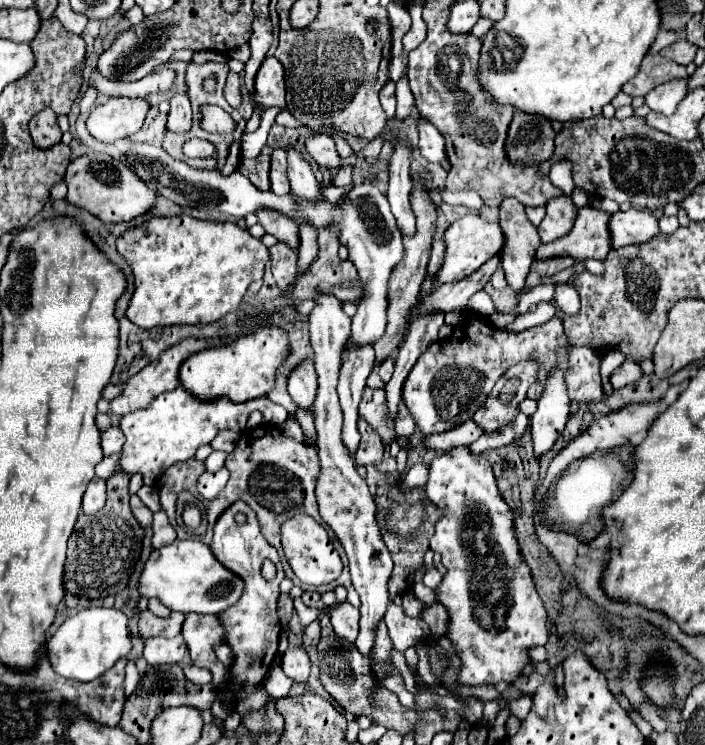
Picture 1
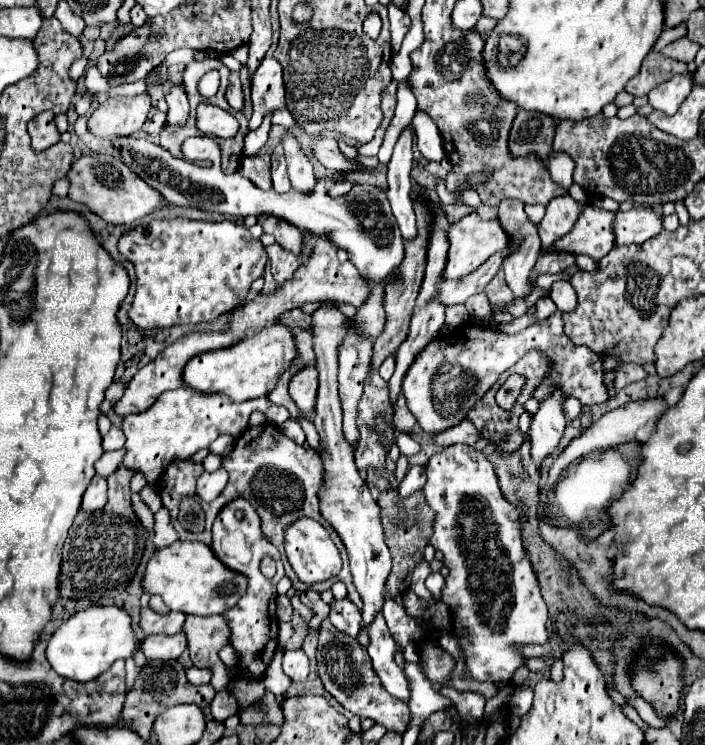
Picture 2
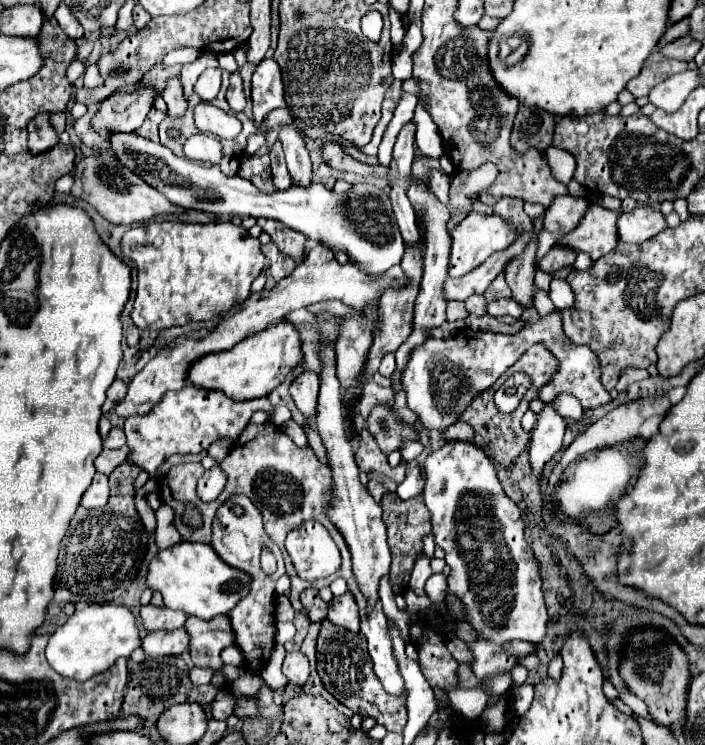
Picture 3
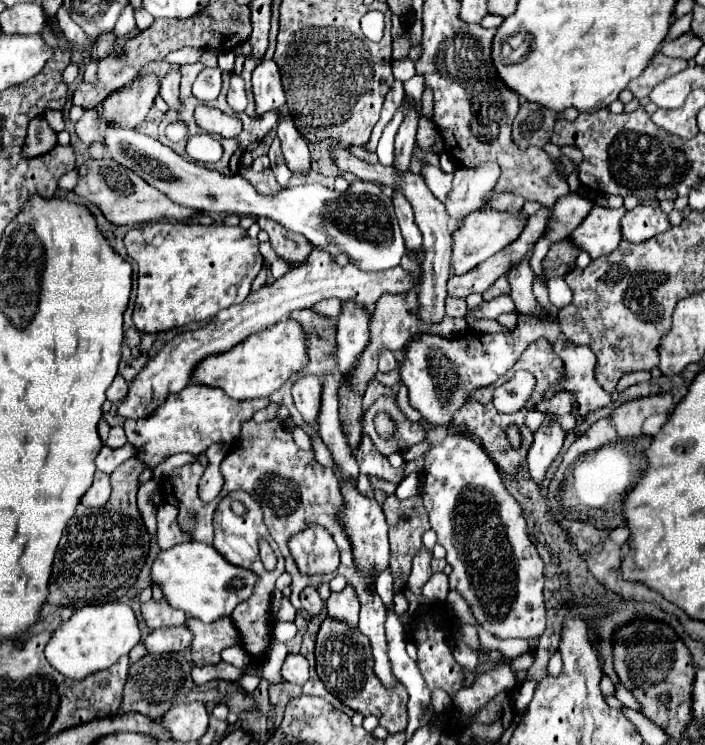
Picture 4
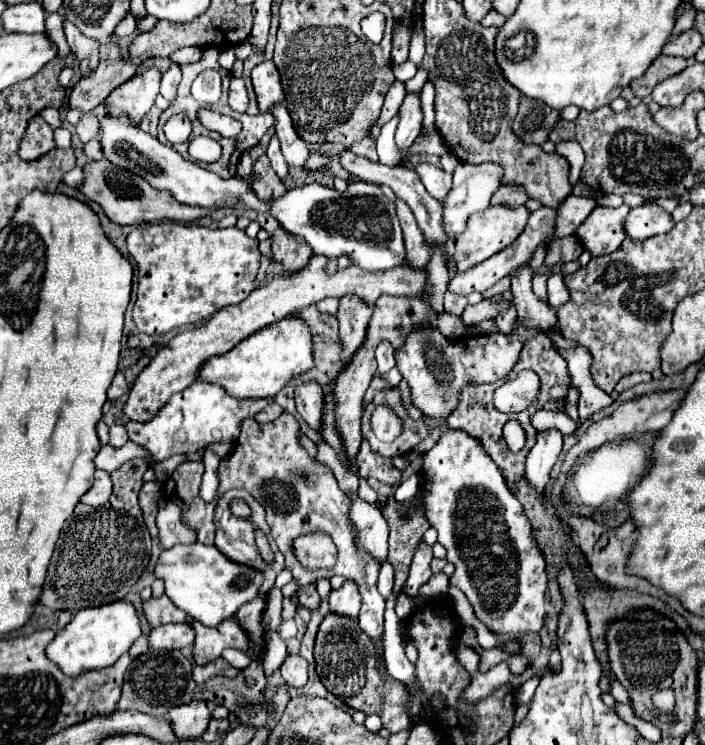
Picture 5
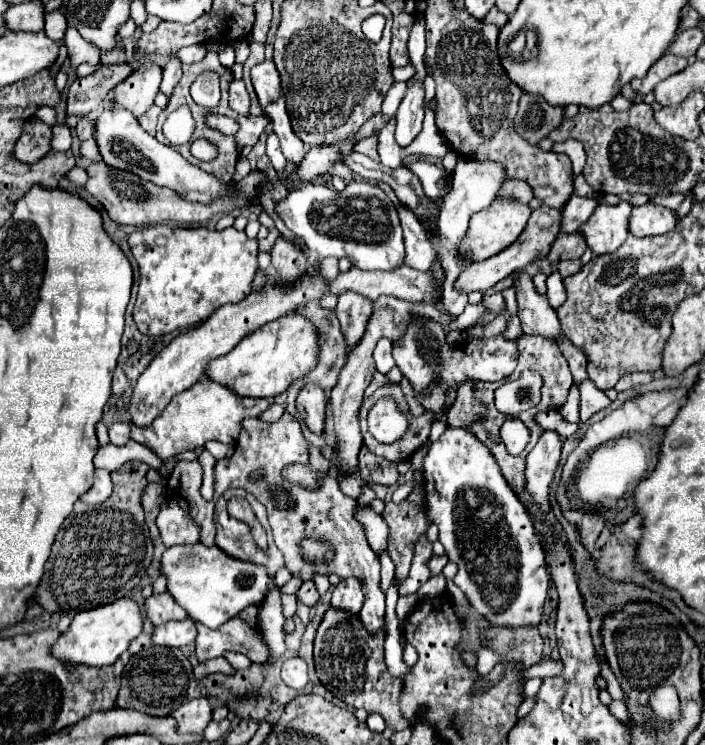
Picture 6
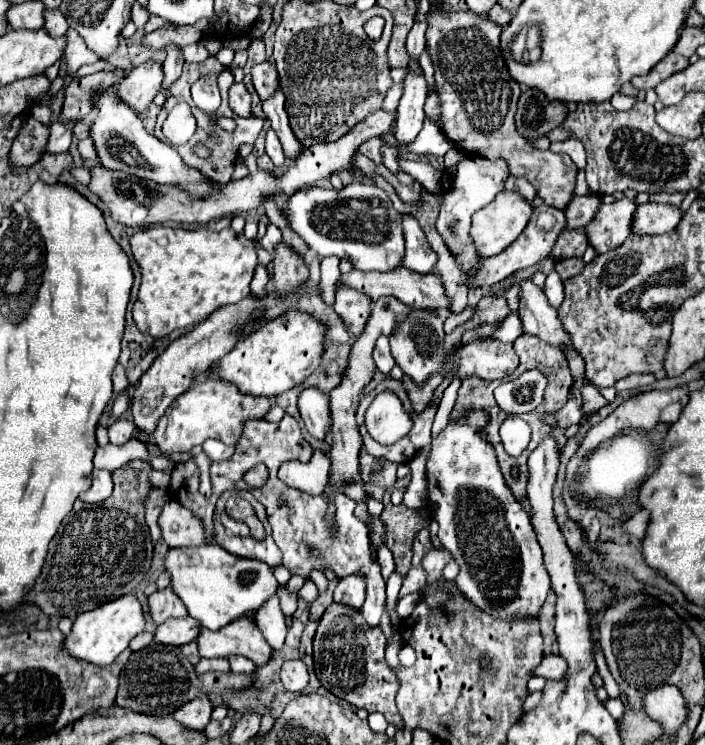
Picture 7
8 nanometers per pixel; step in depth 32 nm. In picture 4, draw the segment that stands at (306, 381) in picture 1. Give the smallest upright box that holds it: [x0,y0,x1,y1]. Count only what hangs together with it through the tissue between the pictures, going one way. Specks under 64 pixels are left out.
[292,376,320,426]

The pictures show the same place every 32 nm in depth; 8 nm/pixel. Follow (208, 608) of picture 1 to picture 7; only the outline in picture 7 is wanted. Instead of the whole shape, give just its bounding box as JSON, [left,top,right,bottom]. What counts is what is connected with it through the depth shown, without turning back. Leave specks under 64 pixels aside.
[166,544,278,630]

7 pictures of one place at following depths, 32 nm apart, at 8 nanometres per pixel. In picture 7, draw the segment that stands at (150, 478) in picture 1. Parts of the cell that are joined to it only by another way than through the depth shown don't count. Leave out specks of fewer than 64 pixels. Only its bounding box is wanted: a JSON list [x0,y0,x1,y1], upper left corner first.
[134,376,272,452]

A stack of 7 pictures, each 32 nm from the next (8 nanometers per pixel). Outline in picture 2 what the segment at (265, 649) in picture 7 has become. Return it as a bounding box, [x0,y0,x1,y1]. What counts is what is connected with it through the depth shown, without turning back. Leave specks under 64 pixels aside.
[184,616,230,691]

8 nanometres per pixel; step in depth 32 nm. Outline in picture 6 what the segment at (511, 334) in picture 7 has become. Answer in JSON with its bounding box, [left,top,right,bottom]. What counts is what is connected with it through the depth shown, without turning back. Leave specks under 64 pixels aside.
[500,316,520,340]

